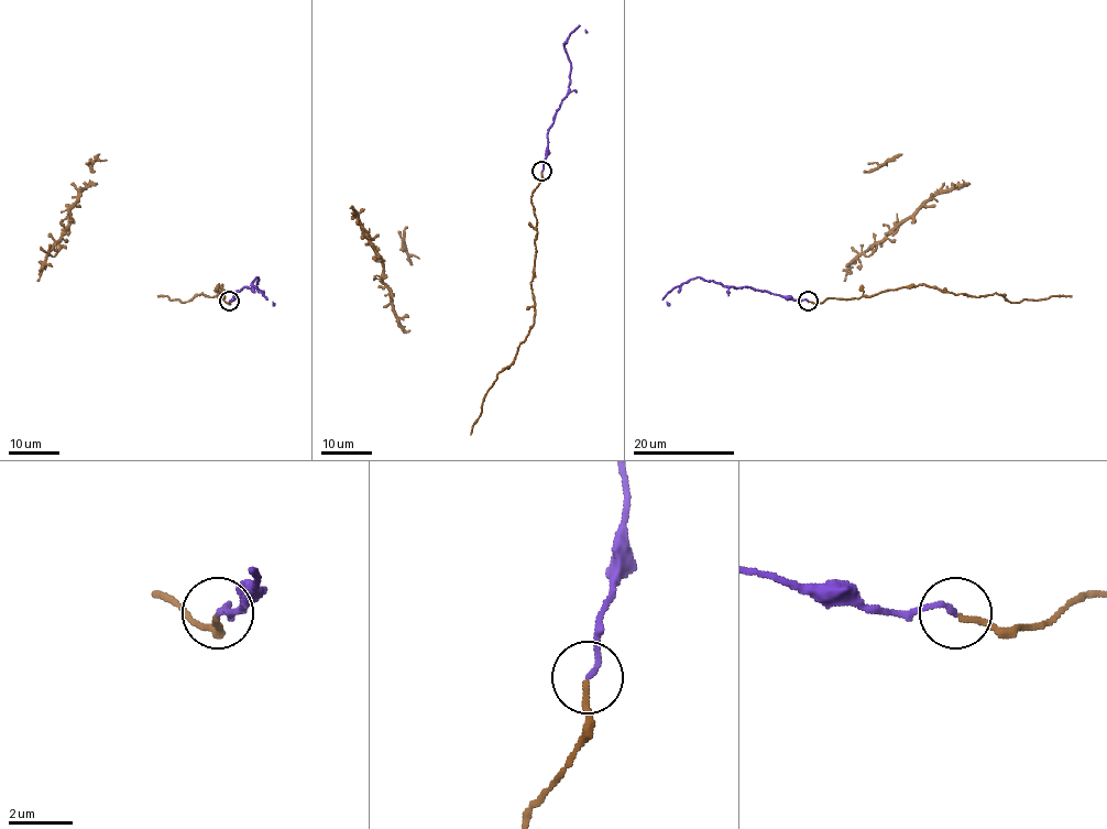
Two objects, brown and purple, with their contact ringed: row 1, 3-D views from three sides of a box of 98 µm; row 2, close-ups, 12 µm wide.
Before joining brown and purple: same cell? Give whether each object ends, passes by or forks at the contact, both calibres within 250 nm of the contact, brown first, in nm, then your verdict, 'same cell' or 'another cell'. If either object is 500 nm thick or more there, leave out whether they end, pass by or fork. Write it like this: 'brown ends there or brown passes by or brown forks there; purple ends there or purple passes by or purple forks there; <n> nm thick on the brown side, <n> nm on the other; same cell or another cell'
brown ends there; purple ends there; 180 nm thick on the brown side, 170 nm on the other; same cell

